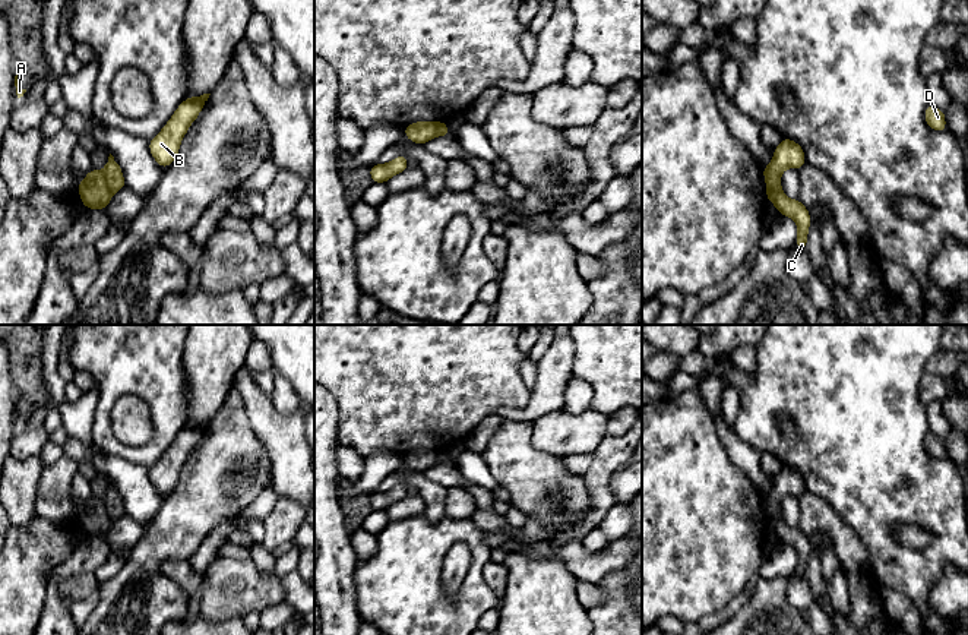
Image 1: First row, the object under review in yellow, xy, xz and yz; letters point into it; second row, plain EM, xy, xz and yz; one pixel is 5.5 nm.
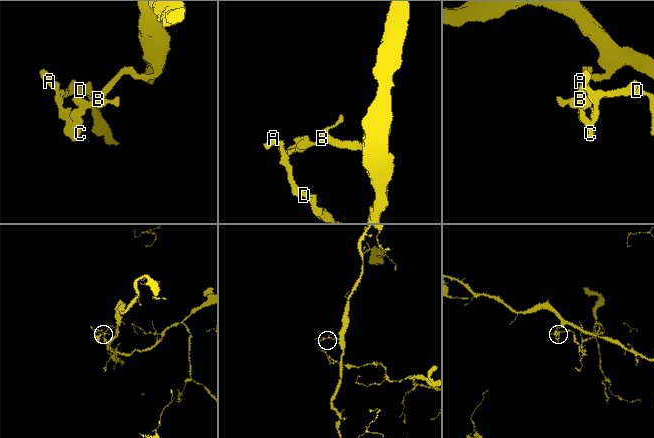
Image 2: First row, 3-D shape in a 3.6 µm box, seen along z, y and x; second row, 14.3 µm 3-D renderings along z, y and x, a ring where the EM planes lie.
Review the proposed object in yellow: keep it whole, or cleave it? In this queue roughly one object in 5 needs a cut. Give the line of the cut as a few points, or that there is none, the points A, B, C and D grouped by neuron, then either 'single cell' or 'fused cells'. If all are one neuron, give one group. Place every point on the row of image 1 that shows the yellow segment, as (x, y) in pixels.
cut in xy along (101, 171), (111, 193); A C D / B; fused cells

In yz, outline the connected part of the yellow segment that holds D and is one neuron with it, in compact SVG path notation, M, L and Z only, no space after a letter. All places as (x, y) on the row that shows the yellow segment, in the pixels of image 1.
M929 104L924 113L926 123L936 132L946 132L945 111Z

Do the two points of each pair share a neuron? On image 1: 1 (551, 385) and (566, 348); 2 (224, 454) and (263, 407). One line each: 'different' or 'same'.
1: same
2: different

